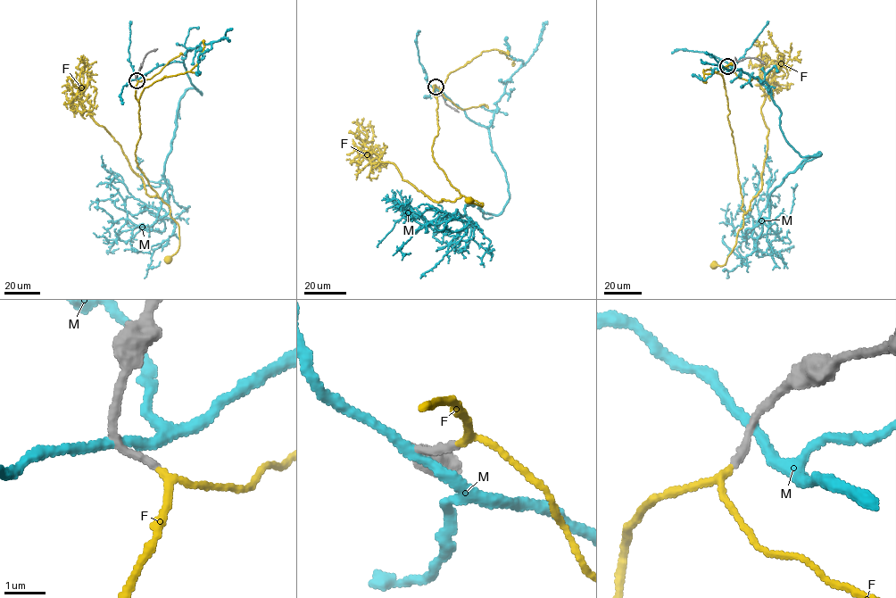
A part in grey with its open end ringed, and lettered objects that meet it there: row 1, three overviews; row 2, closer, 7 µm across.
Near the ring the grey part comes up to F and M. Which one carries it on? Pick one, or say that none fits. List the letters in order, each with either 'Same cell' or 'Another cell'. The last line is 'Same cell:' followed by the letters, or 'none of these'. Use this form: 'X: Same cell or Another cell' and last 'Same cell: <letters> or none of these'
F: Same cell
M: Another cell
Same cell: F

